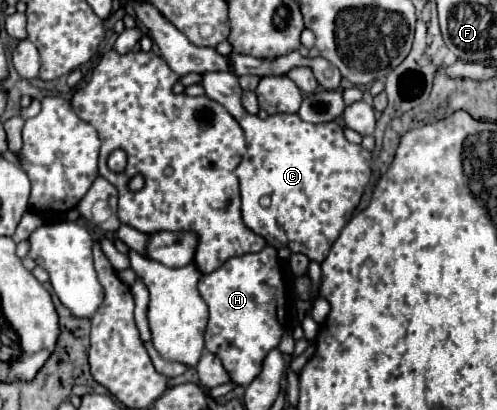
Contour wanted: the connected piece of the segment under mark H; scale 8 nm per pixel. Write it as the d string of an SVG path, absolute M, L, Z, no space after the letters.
M266 245L258 253L232 257L214 273L202 275L198 291L210 309L204 335L206 349L222 361L236 385L250 385L260 373L262 359L268 351L278 347L284 333L284 327L278 321L278 301L284 299L284 281L276 249Z

